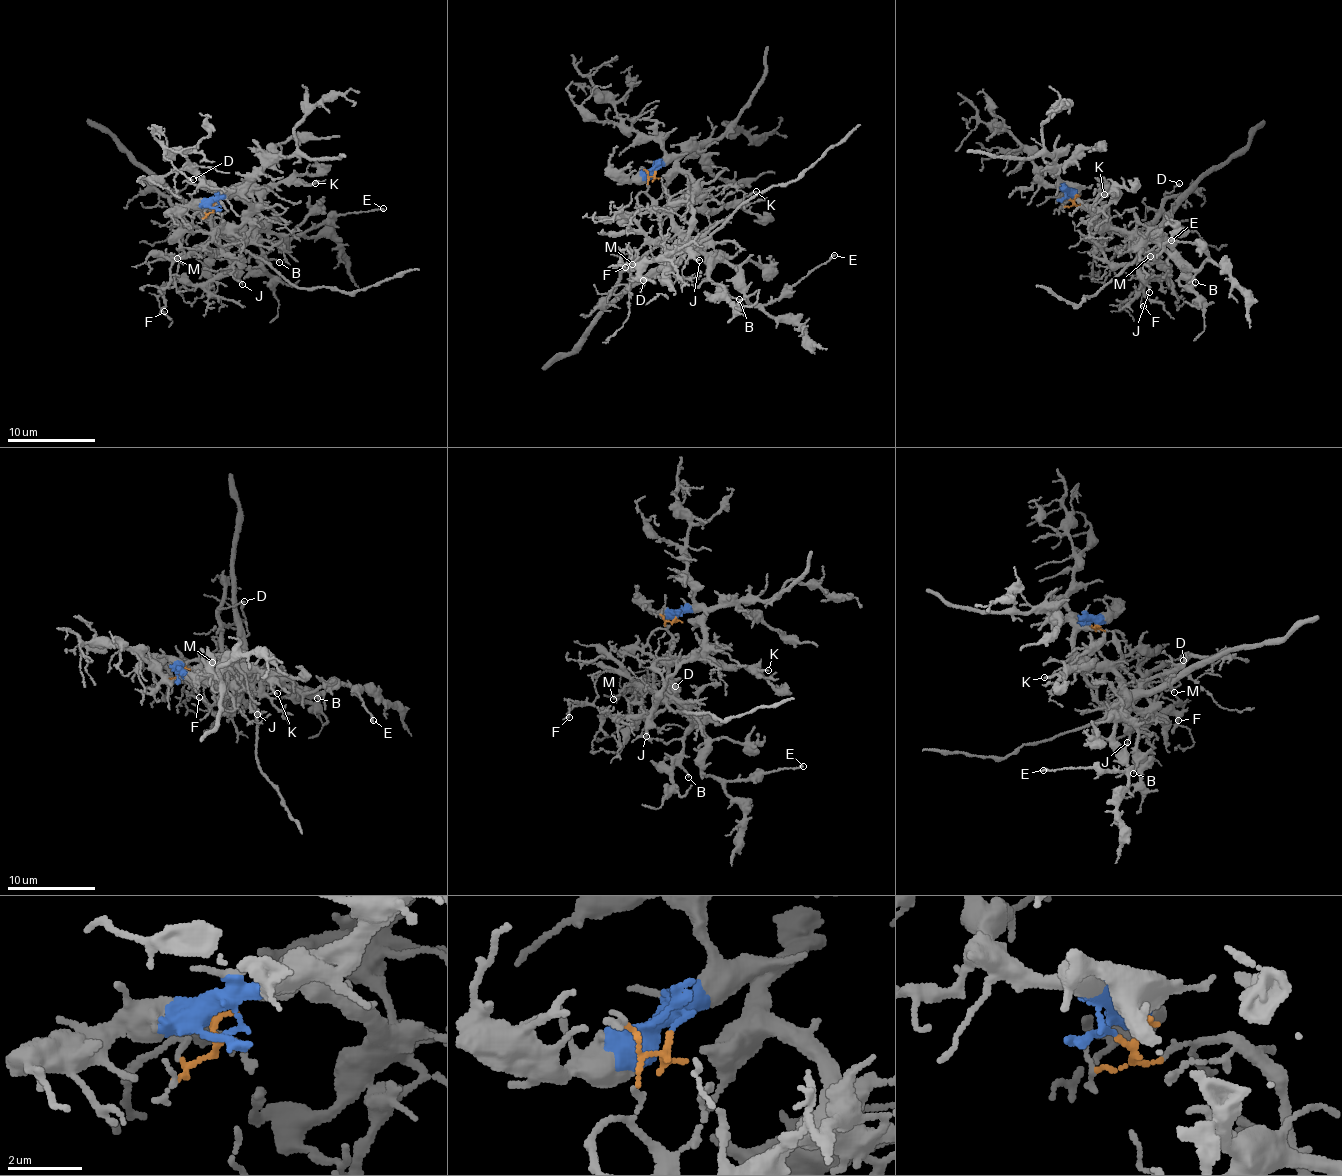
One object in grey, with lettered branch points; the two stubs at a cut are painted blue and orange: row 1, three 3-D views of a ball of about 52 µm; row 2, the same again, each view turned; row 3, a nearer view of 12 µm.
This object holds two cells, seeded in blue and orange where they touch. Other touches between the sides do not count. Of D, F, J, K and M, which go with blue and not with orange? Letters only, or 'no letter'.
K

